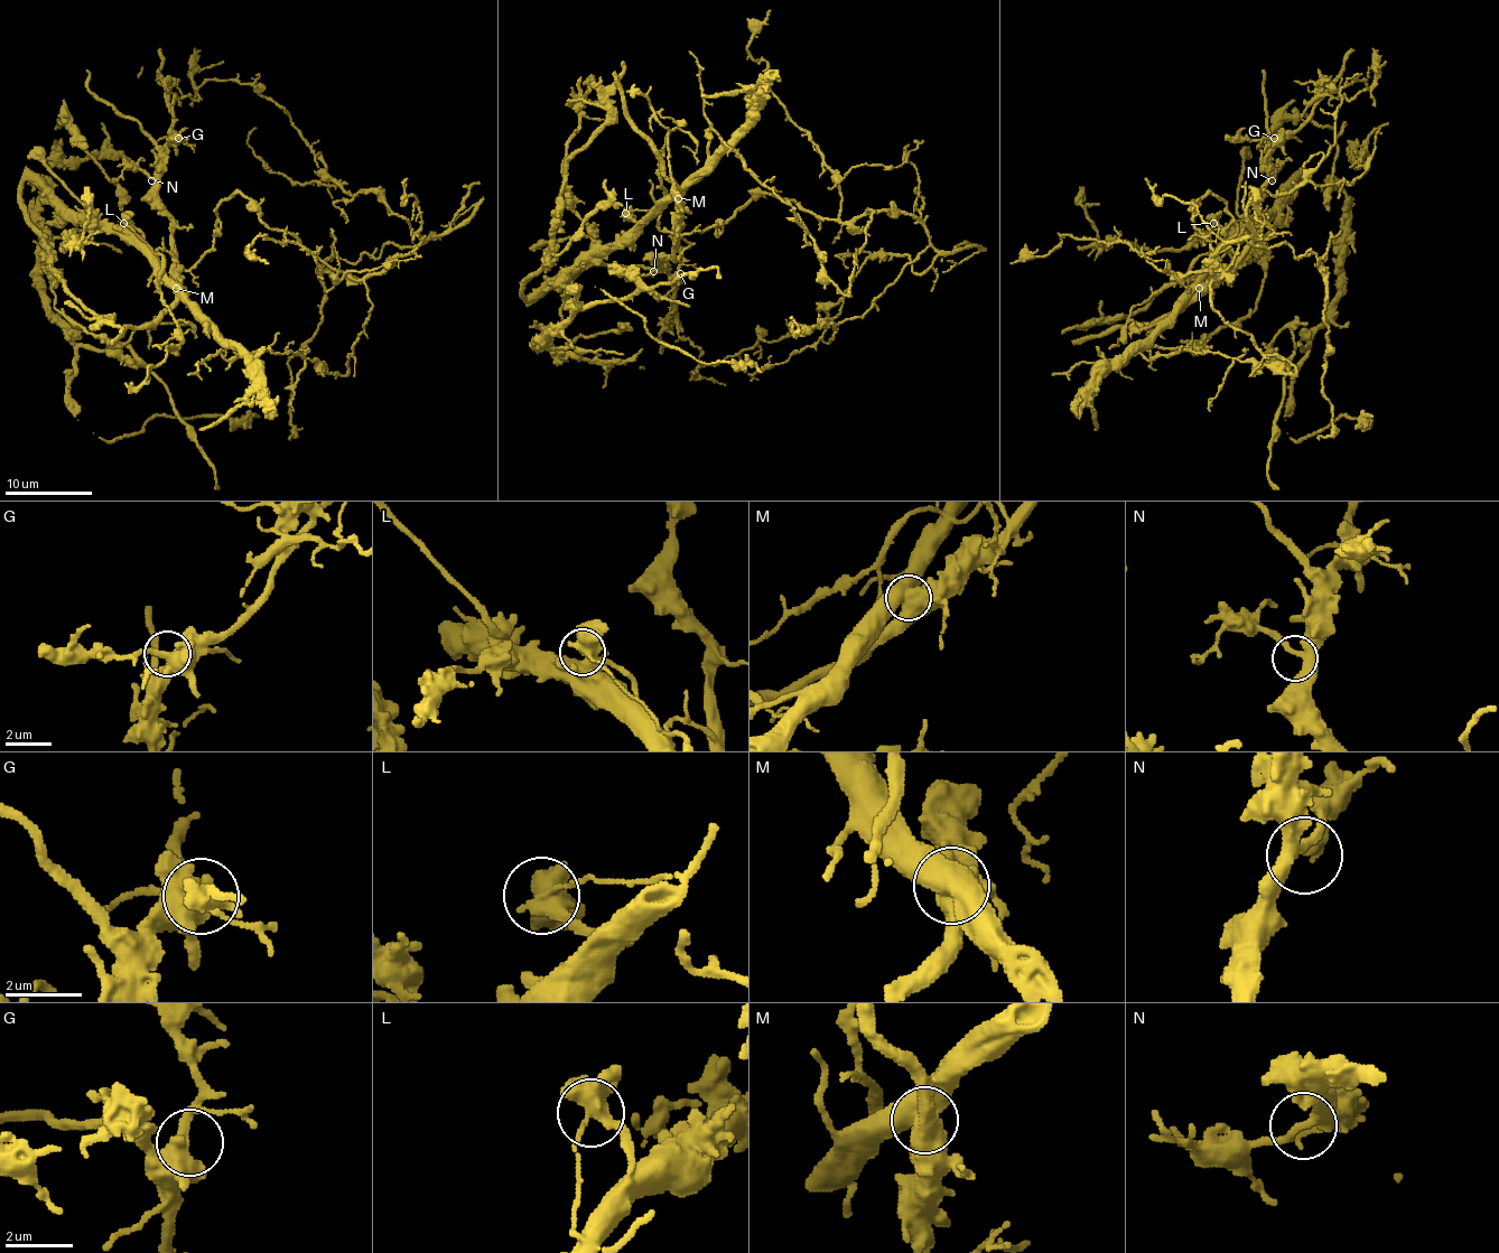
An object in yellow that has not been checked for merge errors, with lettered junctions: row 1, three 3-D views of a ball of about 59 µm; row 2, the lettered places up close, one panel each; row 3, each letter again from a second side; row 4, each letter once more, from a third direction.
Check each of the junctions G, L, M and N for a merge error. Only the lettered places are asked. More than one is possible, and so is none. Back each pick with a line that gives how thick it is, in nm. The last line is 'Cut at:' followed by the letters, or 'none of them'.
L: calibre 440 nm
M: calibre 600 nm
Cut at: L, M

